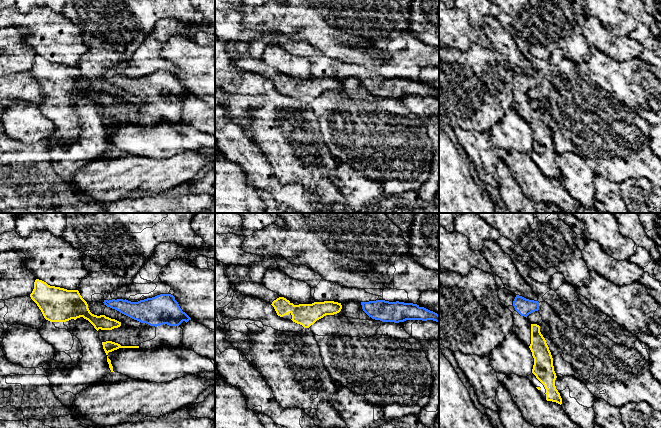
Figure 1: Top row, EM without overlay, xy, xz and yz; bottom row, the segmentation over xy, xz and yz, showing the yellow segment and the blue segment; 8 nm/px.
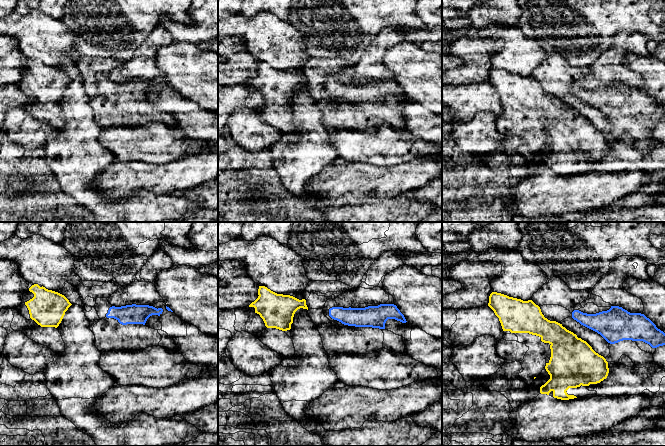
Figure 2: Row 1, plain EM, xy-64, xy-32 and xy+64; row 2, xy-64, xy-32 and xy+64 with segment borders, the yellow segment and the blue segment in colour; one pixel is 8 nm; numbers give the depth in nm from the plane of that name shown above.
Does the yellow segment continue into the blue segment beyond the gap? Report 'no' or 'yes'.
no

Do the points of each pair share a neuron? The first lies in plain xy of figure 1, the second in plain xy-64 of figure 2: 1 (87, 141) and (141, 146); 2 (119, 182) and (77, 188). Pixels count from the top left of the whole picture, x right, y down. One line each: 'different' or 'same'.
1: different
2: different

